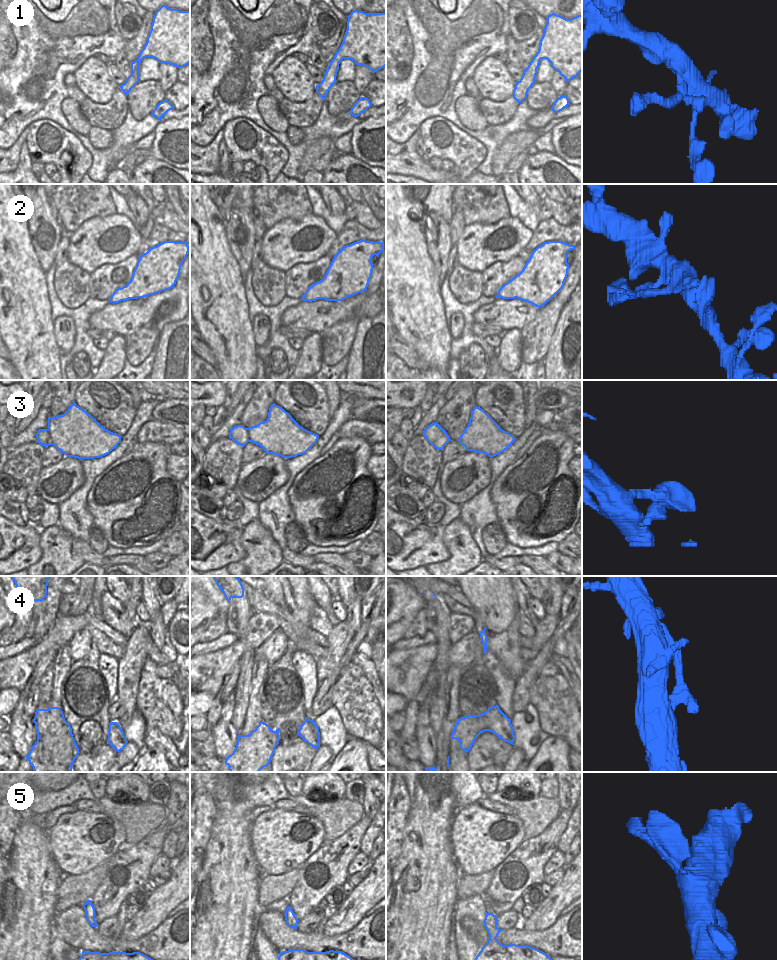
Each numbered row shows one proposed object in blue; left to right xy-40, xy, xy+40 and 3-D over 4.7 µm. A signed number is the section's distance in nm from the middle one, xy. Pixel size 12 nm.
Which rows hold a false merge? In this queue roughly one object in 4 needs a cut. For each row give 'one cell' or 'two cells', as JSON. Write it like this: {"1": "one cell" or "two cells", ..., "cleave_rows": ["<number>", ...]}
{"1": "one cell", "2": "two cells", "3": "one cell", "4": "one cell", "5": "one cell", "cleave_rows": ["2"]}

